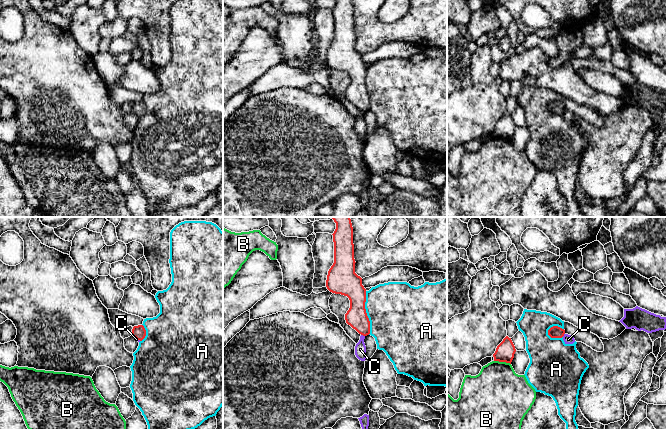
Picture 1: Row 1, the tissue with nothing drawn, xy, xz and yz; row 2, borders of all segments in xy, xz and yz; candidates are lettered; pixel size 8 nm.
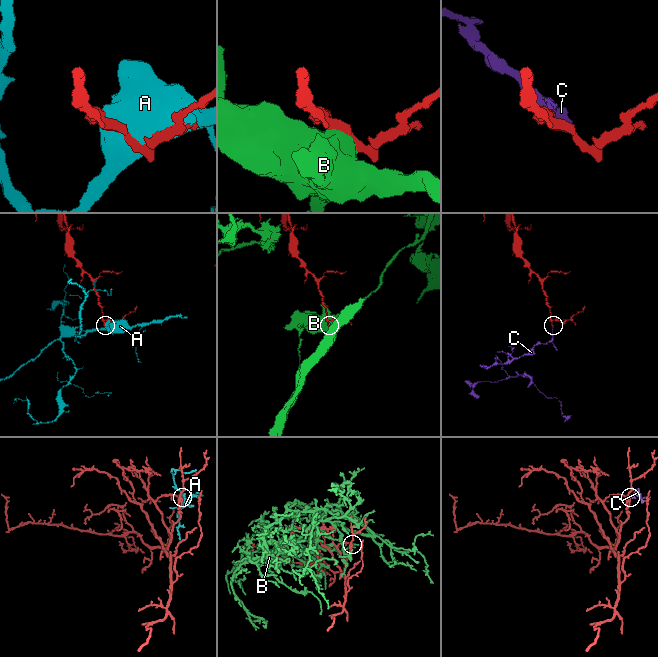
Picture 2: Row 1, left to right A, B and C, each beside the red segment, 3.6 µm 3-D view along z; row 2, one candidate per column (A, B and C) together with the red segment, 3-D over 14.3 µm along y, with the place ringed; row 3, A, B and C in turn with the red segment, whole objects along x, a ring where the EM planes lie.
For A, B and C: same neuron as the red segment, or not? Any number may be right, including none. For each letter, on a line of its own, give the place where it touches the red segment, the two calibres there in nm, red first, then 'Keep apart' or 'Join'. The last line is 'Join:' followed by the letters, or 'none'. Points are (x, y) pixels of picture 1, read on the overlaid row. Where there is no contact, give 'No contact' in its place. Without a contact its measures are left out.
A: Touches red at xz (366, 313). Thickness 180 nm (red) against 480 nm. Keep apart
B: Touches red at yz (502, 361). Thickness 150 nm (red) against 420 nm. Keep apart
C: Touches red at xz (363, 335). Thickness 170 nm (red) against 100 nm. Keep apart
Join: none

